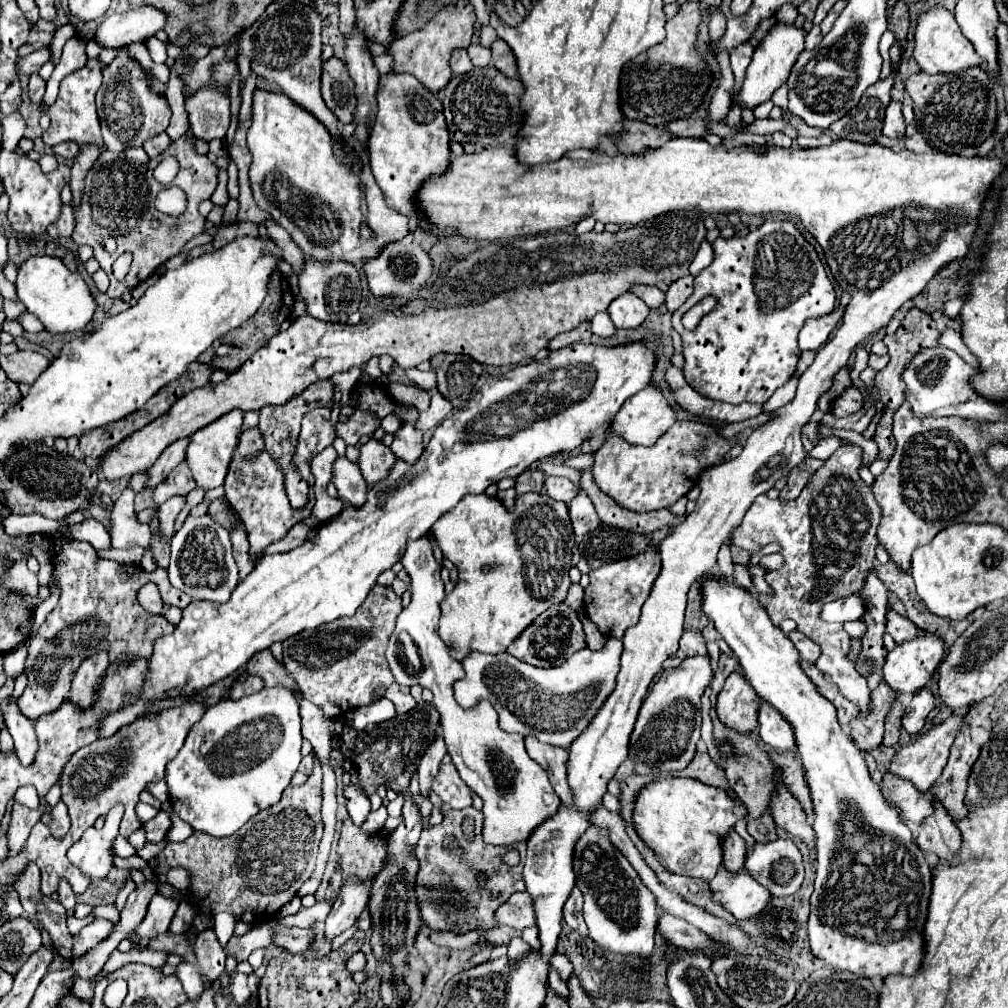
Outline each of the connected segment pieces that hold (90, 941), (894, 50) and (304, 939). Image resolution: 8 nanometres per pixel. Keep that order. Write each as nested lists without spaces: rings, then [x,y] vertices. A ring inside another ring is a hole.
[[[95,919],[87,927],[83,927],[77,935],[73,935],[73,959],[85,955],[93,945],[97,945],[97,941],[109,937],[111,931],[113,931],[113,923],[107,919]]]
[[[895,39],[895,43],[889,49],[889,57],[891,57],[891,75],[877,81],[875,85],[871,85],[859,105],[855,109],[851,109],[845,117],[841,117],[839,121],[835,121],[829,127],[829,133],[835,133],[841,139],[849,139],[849,141],[857,141],[857,143],[865,143],[865,145],[873,145],[877,143],[877,139],[883,135],[883,119],[885,119],[885,109],[891,101],[891,89],[895,85],[895,75],[901,63],[901,41]]]
[[[299,927],[275,929],[275,943],[291,953],[305,953],[315,939],[317,935],[313,929],[299,929]]]

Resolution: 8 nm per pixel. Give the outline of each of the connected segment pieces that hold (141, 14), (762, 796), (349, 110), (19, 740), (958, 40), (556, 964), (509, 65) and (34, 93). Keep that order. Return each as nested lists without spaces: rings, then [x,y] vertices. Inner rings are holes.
[[[143,5],[141,9],[129,9],[125,13],[113,13],[103,19],[95,31],[95,39],[103,47],[119,47],[125,43],[145,41],[161,31],[169,15],[153,5]]]
[[[713,723],[713,737],[717,741],[729,741],[735,747],[735,757],[731,757],[729,761],[725,761],[725,771],[727,771],[727,779],[731,783],[731,787],[735,789],[737,797],[747,805],[749,809],[749,817],[751,819],[759,819],[765,813],[771,813],[771,793],[775,791],[775,767],[777,763],[769,757],[769,751],[765,749],[765,743],[759,739],[759,735],[753,733],[739,733],[735,729],[729,729],[721,723]]]
[[[331,57],[323,63],[321,75],[321,93],[327,107],[337,115],[339,123],[351,123],[355,101],[353,101],[353,81],[345,69],[345,61]]]
[[[11,695],[1,703],[1,713],[15,741],[15,751],[21,757],[21,763],[29,765],[37,751],[37,737],[33,733],[33,721],[21,713],[19,703]]]
[[[943,5],[927,9],[917,17],[913,57],[919,63],[921,71],[931,73],[931,75],[935,75],[935,73],[959,73],[959,71],[969,69],[973,65],[981,65],[981,57],[977,57],[971,41],[961,33],[961,27],[957,25],[953,11],[949,11]]]
[[[559,953],[557,957],[553,957],[553,969],[561,975],[563,981],[567,981],[573,975],[573,963],[565,955],[559,955]]]
[[[497,39],[493,45],[491,45],[491,51],[493,51],[493,65],[507,77],[513,77],[513,79],[519,79],[519,73],[517,73],[517,59],[511,51],[511,47],[503,41],[503,39]]]
[[[33,73],[29,77],[29,99],[37,105],[41,105],[43,101],[43,95],[45,95],[45,81],[39,77],[39,73]]]

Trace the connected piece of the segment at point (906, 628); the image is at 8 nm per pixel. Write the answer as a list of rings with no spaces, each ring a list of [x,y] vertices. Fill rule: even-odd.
[[[893,609],[887,611],[887,625],[885,625],[885,629],[895,639],[895,643],[901,643],[901,641],[917,635],[917,627],[907,617],[899,615]]]

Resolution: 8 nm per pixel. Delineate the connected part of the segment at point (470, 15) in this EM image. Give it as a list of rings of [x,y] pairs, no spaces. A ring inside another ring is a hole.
[[[461,1],[453,13],[437,13],[429,23],[425,23],[421,29],[399,37],[391,43],[391,47],[381,47],[381,43],[373,43],[373,53],[383,55],[391,53],[393,55],[393,73],[409,73],[417,77],[427,89],[433,93],[441,91],[449,81],[451,81],[451,69],[449,69],[449,55],[455,47],[469,47],[473,33],[475,33],[475,9],[469,1]]]

